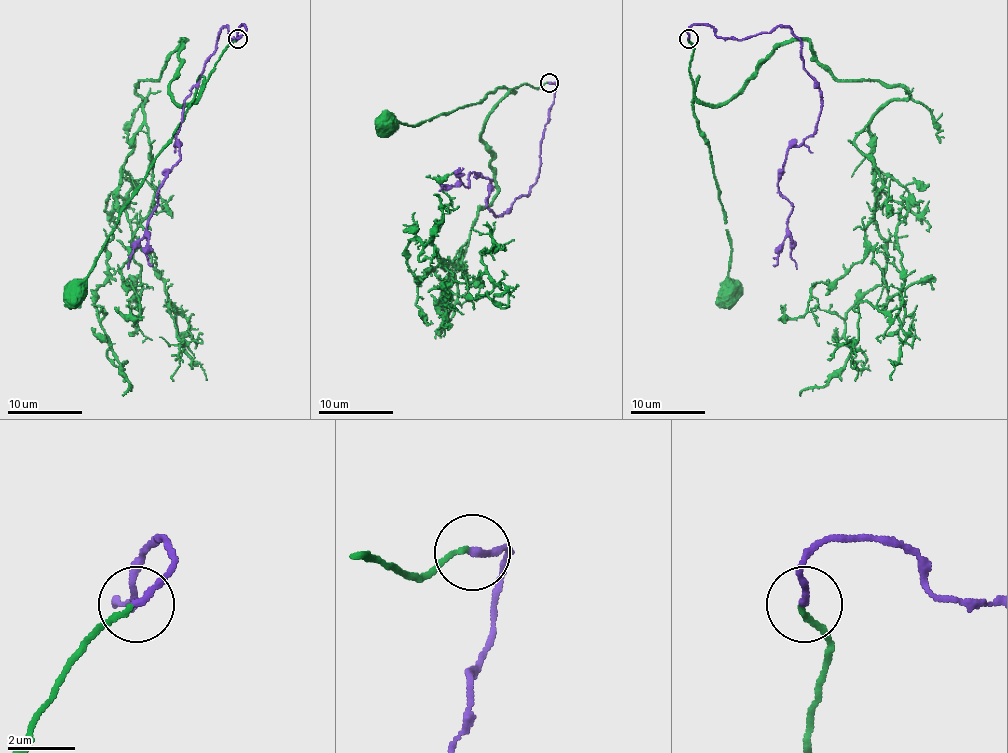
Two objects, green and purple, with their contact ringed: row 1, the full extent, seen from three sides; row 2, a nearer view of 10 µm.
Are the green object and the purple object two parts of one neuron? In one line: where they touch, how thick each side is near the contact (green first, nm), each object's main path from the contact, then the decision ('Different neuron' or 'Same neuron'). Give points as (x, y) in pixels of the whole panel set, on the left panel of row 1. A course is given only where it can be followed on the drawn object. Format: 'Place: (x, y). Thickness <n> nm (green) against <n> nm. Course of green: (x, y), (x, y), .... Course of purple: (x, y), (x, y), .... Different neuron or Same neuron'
Place: (238, 38). Thickness 150 nm (green) against 200 nm. Course of green: (237, 40), (224, 51), (172, 141), (121, 211), (90, 275), (79, 288). Course of purple: (237, 38), (245, 25), (231, 40), (226, 27), (185, 99), (176, 135), (179, 161), (159, 191), (127, 269). Same neuron

